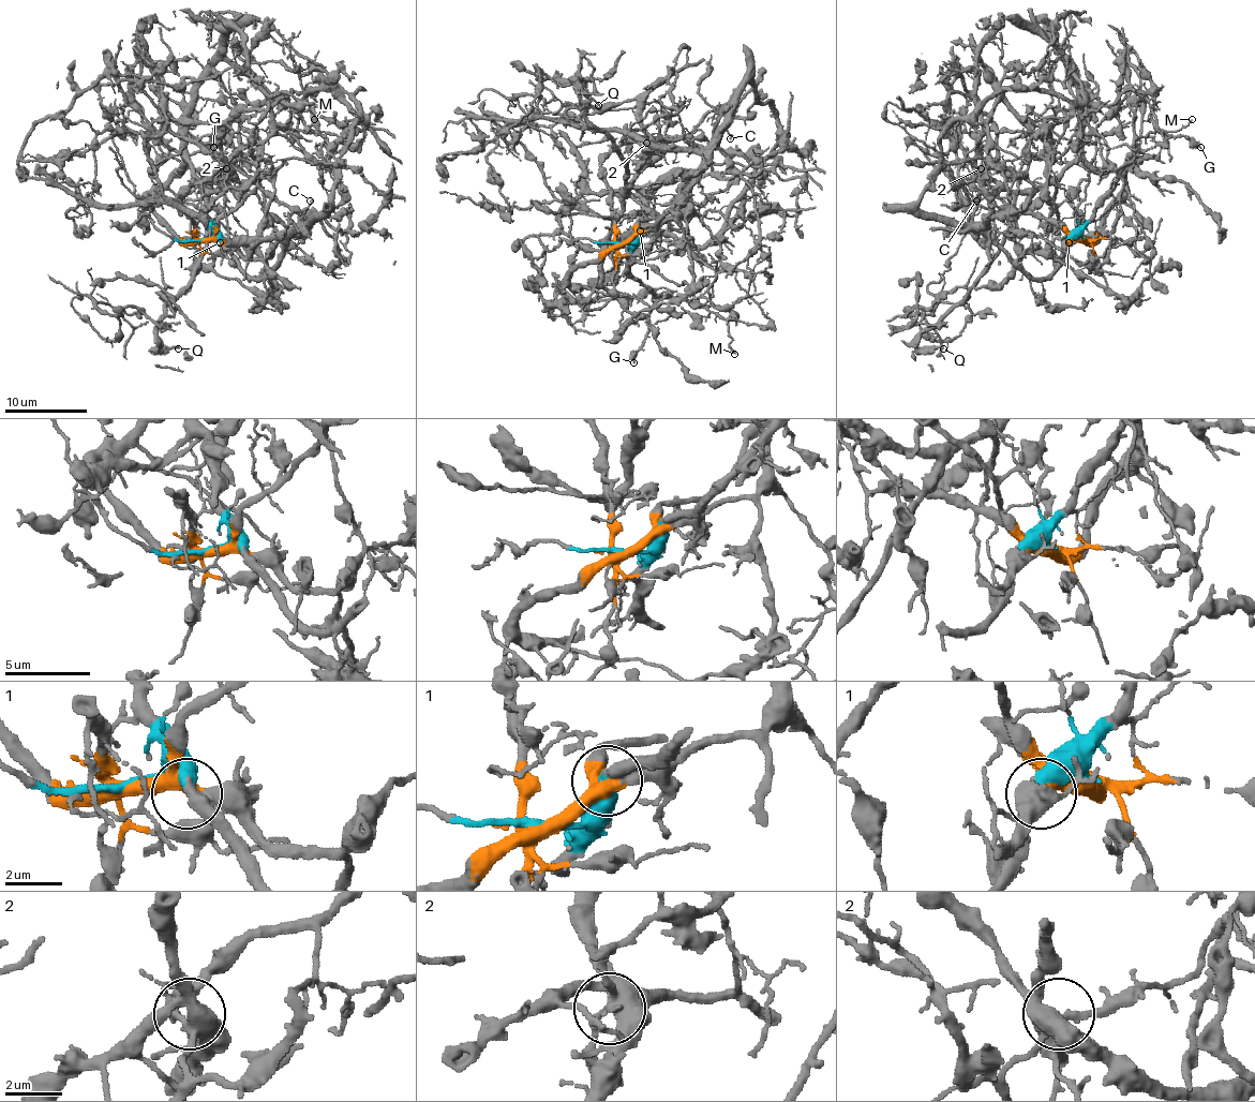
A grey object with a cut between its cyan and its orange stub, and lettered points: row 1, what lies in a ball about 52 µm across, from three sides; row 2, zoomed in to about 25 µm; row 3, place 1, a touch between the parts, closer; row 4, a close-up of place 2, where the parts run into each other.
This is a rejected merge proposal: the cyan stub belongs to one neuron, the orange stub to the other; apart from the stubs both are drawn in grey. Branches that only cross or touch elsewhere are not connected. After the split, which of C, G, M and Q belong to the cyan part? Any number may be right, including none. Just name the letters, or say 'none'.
C, G, M

